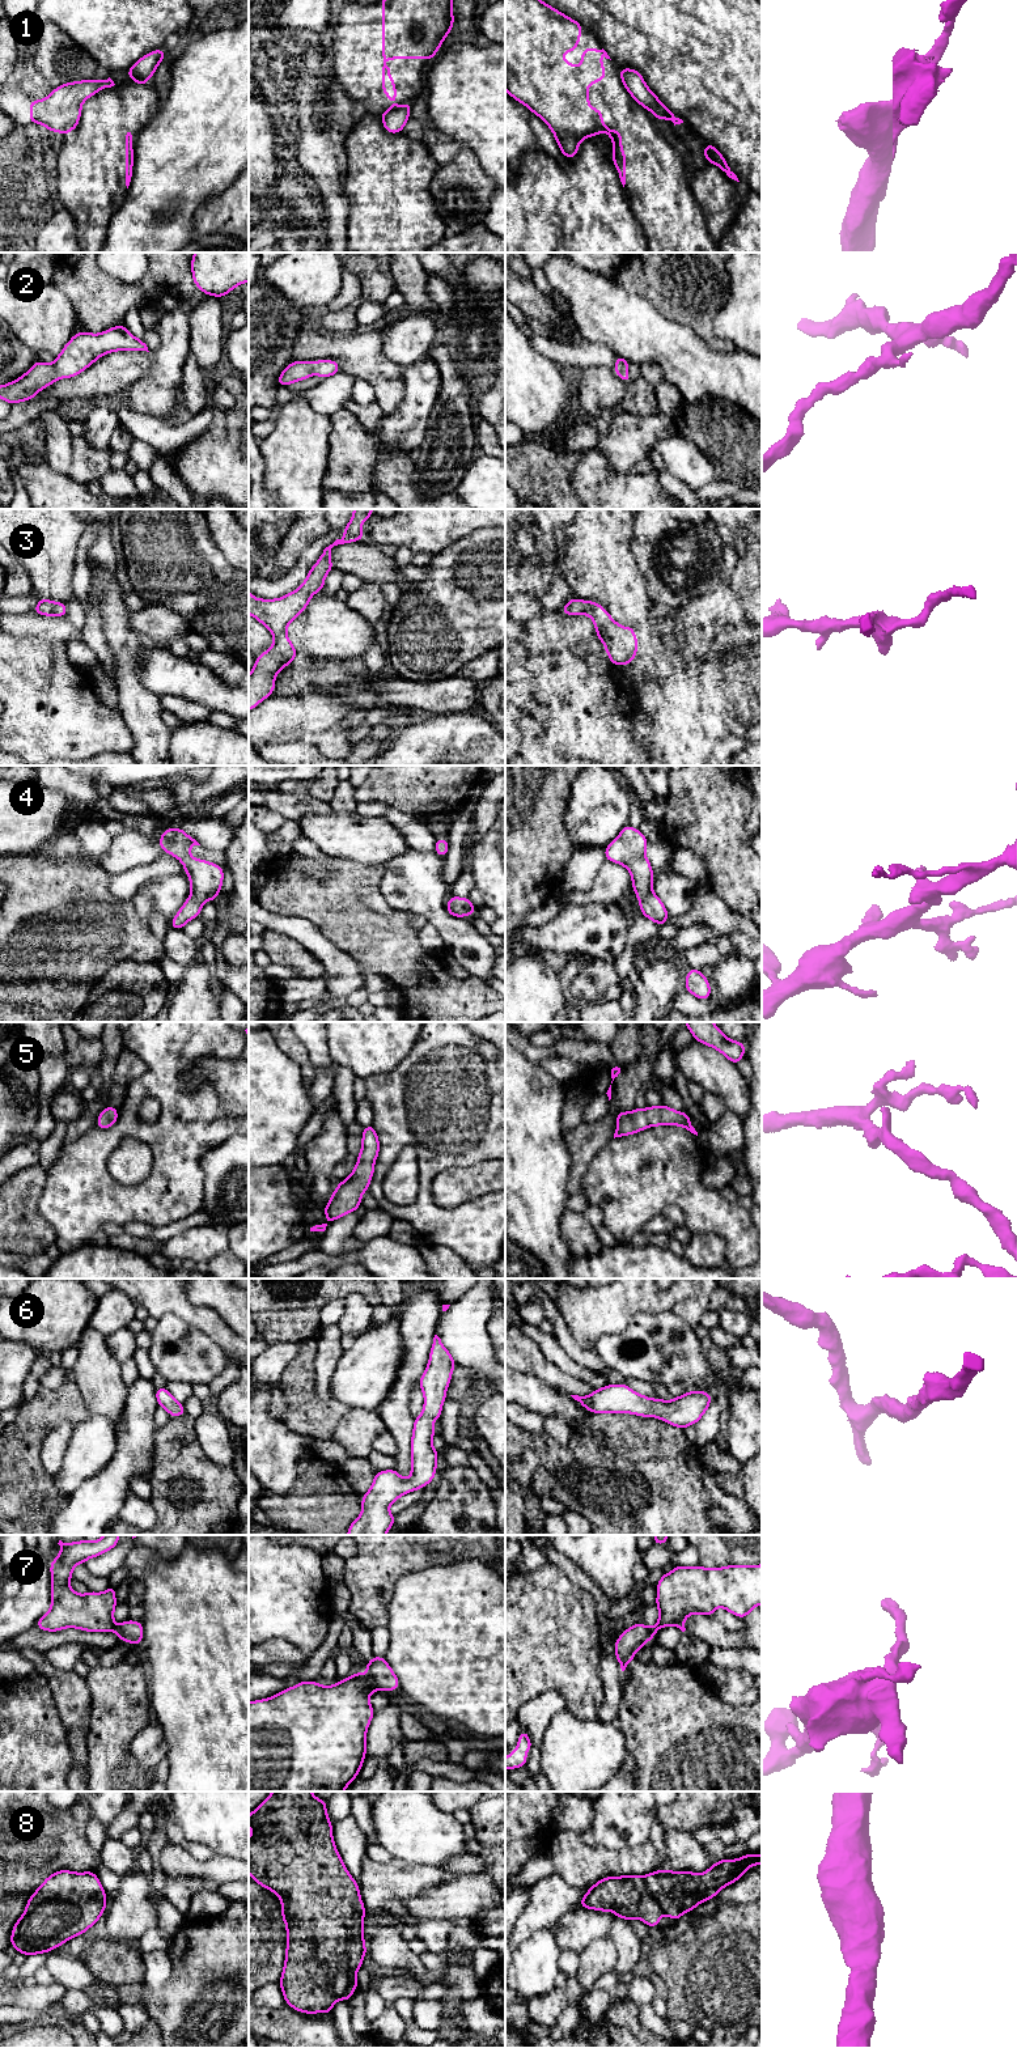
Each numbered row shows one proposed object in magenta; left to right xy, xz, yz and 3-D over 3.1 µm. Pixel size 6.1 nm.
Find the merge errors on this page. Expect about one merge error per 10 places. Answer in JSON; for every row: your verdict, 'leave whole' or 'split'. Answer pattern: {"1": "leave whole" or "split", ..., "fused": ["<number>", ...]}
{"1": "split", "2": "leave whole", "3": "leave whole", "4": "leave whole", "5": "leave whole", "6": "leave whole", "7": "split", "8": "leave whole", "fused": ["1", "7"]}

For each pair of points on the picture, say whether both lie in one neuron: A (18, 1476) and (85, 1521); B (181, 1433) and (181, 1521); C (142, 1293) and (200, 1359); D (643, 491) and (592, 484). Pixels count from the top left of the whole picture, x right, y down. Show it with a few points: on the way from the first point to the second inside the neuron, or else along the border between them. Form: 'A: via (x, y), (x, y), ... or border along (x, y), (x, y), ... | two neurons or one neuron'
A: border along (70, 1497), (66, 1506), (51, 1521) | two neurons
B: via (179, 1455), (179, 1496), (177, 1499) | one neuron
C: border along (157, 1318), (166, 1313), (173, 1313), (191, 1326) | two neurons
D: via (630, 491), (605, 491) | one neuron

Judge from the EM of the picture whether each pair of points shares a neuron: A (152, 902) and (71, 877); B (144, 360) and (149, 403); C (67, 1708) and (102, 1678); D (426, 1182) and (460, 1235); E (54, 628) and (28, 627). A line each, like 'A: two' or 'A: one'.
A: two
B: two
C: two
D: one
E: one

